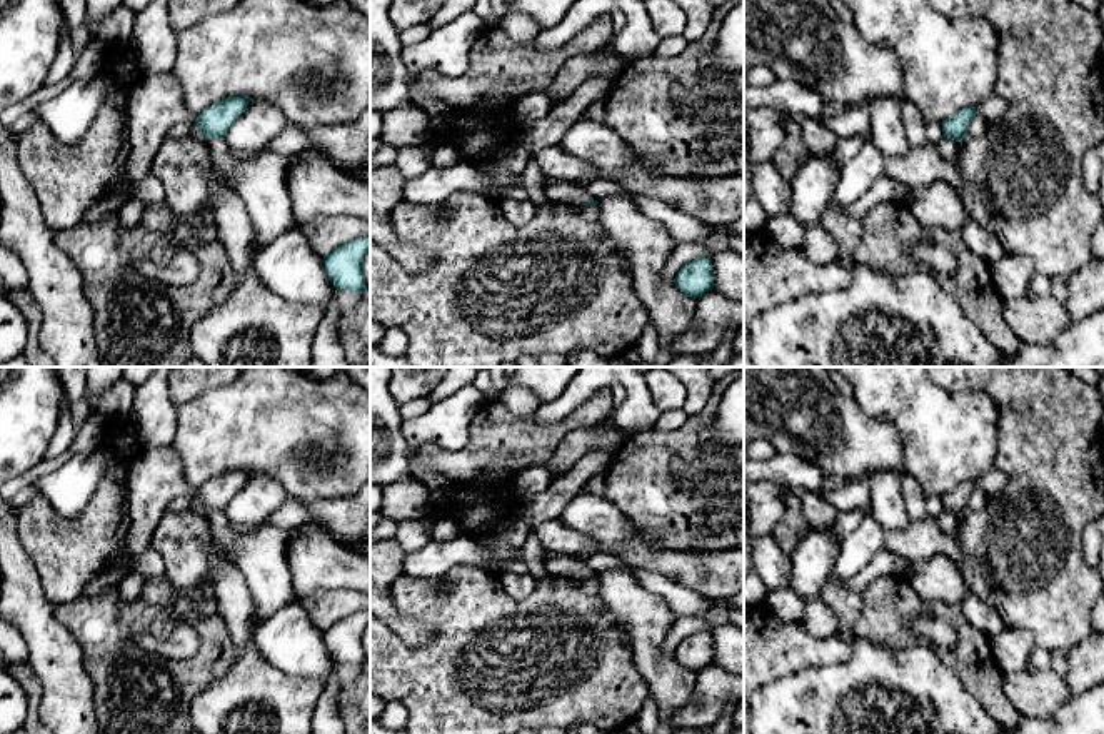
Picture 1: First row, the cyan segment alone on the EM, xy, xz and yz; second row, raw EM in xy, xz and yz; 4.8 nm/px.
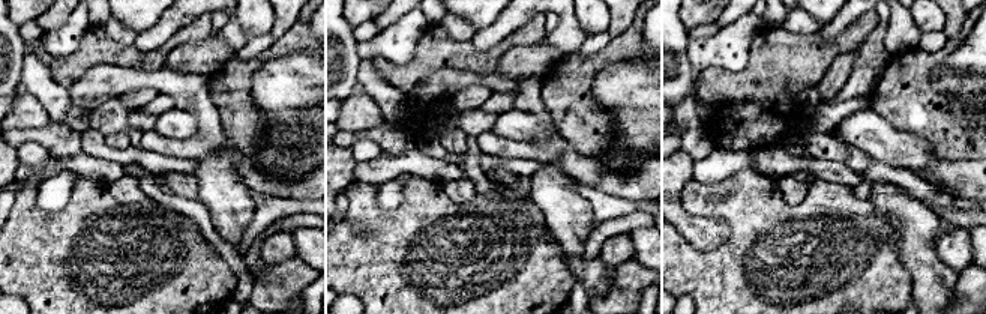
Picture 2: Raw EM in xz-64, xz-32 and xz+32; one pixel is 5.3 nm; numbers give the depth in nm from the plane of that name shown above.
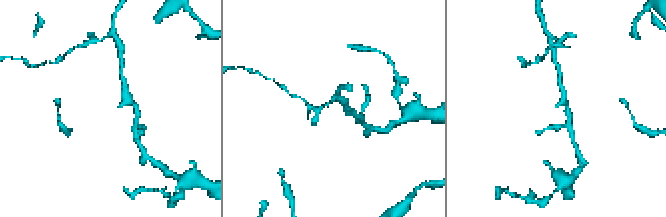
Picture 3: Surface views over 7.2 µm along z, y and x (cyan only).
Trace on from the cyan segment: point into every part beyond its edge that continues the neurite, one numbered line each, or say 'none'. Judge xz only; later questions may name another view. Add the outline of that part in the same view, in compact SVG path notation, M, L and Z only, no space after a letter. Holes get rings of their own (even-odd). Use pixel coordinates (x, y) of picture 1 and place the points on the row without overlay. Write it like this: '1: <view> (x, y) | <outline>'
1: xz (557, 564) | M544 552L542 559L552 577L585 581L592 574L592 571L574 556L562 552Z

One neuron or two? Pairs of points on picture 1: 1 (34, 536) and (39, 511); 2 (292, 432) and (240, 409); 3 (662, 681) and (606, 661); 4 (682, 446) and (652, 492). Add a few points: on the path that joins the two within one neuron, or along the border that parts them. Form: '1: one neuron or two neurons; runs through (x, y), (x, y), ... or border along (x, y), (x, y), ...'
1: one neuron; runs through (39, 529), (39, 517)
2: one neuron; runs through (279, 422), (254, 421)
3: two neurons; border along (627, 638), (632, 648), (632, 661), (649, 693)
4: one neuron; runs through (669, 452), (652, 469), (652, 479)

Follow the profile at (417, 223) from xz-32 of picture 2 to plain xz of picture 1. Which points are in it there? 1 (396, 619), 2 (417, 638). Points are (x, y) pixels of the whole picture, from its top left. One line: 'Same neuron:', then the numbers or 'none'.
Same neuron: none

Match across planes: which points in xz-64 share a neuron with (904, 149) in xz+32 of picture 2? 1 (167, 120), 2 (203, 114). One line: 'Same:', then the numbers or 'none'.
Same: 1

